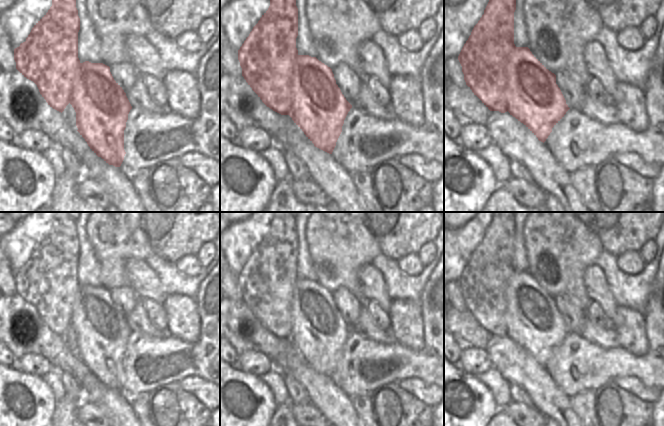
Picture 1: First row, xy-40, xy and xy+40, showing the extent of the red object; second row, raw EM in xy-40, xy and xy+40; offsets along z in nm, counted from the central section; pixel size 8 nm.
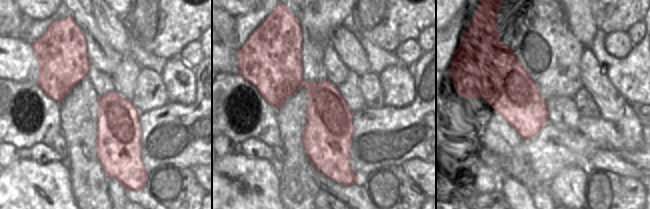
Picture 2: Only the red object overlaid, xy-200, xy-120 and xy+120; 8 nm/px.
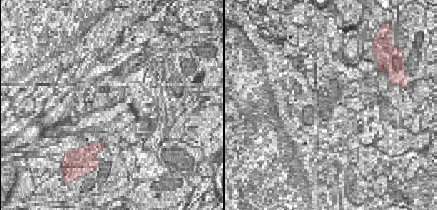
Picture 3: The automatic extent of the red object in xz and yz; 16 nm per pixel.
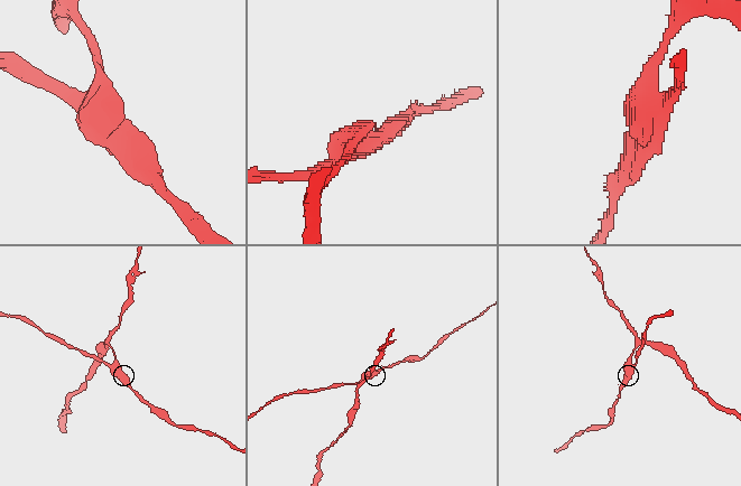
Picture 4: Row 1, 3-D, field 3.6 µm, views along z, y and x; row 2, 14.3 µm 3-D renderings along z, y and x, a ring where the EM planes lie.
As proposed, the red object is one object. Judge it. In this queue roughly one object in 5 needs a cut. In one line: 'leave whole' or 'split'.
split

